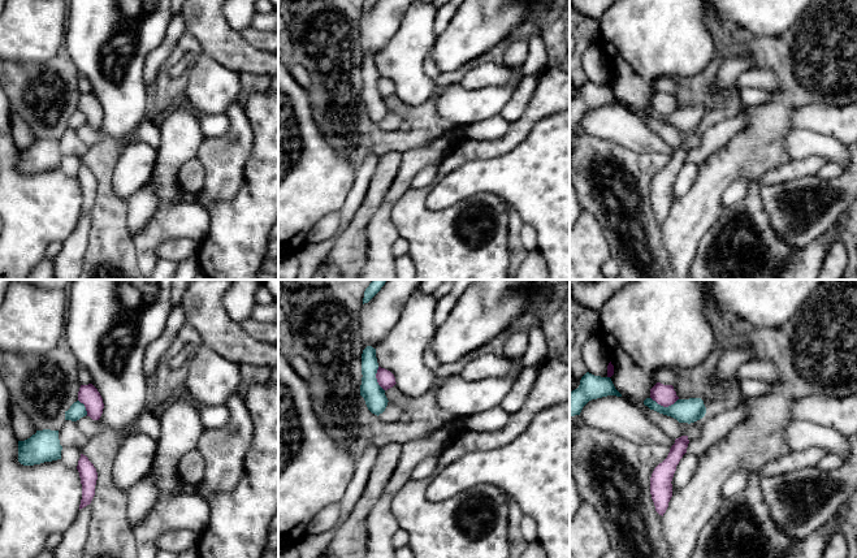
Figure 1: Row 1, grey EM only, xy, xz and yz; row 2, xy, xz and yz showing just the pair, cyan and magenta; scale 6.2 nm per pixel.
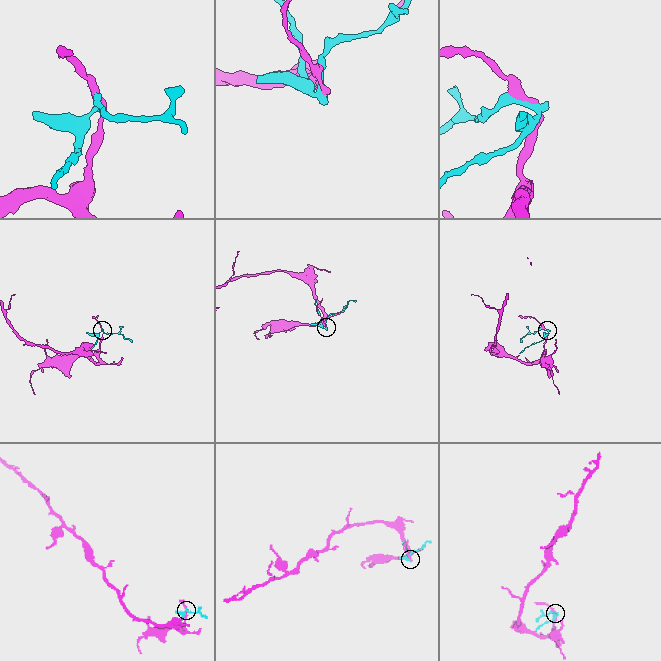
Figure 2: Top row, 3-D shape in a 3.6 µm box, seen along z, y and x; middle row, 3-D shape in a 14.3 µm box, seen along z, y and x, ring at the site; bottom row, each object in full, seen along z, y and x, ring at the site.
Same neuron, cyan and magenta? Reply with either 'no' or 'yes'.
yes

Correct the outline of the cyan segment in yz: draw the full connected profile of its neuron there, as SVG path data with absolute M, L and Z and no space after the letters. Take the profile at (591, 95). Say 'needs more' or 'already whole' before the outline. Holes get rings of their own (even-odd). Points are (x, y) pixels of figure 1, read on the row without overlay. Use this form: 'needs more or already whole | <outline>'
already whole | M587 81L581 86L579 96L570 101L570 125L580 124L589 109L607 104L622 105L610 86L594 85Z

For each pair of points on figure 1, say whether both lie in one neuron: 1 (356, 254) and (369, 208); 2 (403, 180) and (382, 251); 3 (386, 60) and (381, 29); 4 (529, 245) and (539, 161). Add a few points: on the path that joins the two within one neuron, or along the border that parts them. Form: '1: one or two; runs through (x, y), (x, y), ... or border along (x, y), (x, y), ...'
1: one; runs through (356, 242), (356, 230), (360, 220)
2: one; runs through (392, 198), (382, 215), (382, 233)
3: two; border along (401, 21), (395, 34), (375, 56)
4: two; border along (524, 224), (529, 224), (533, 228), (537, 249)

